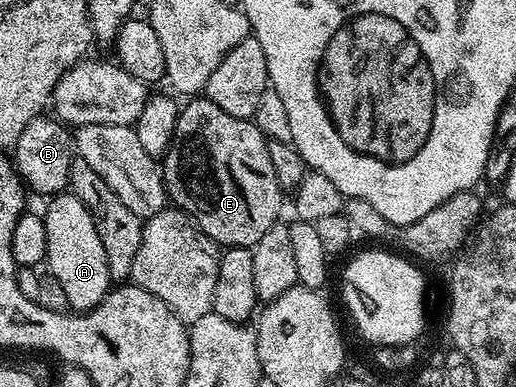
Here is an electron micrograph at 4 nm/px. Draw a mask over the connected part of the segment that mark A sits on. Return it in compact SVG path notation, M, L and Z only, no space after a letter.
M58 194L48 201L43 209L47 226L47 254L45 264L48 275L59 278L63 291L67 294L69 308L74 313L90 312L95 305L111 291L111 281L107 270L107 254L99 239L99 230L83 206L83 202L72 194Z

